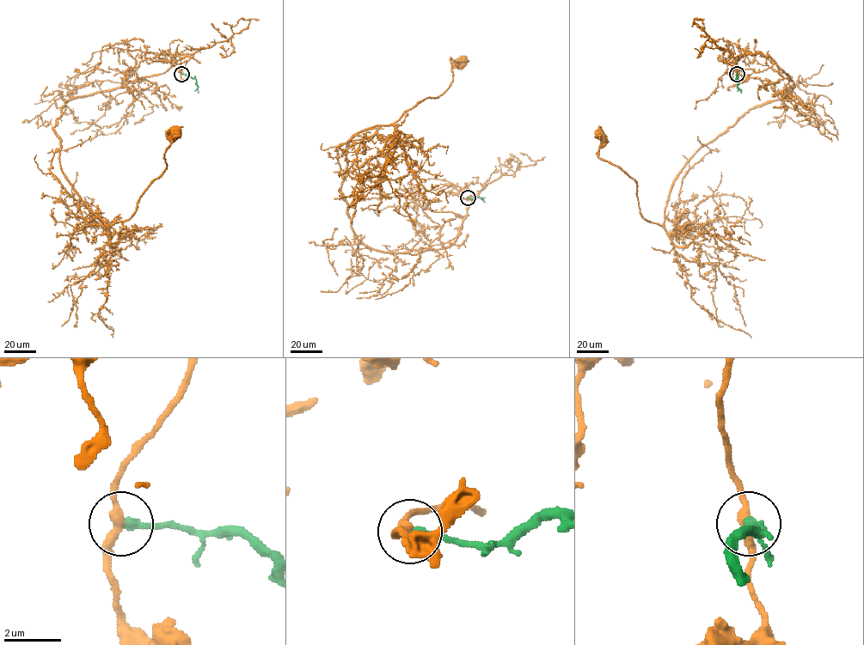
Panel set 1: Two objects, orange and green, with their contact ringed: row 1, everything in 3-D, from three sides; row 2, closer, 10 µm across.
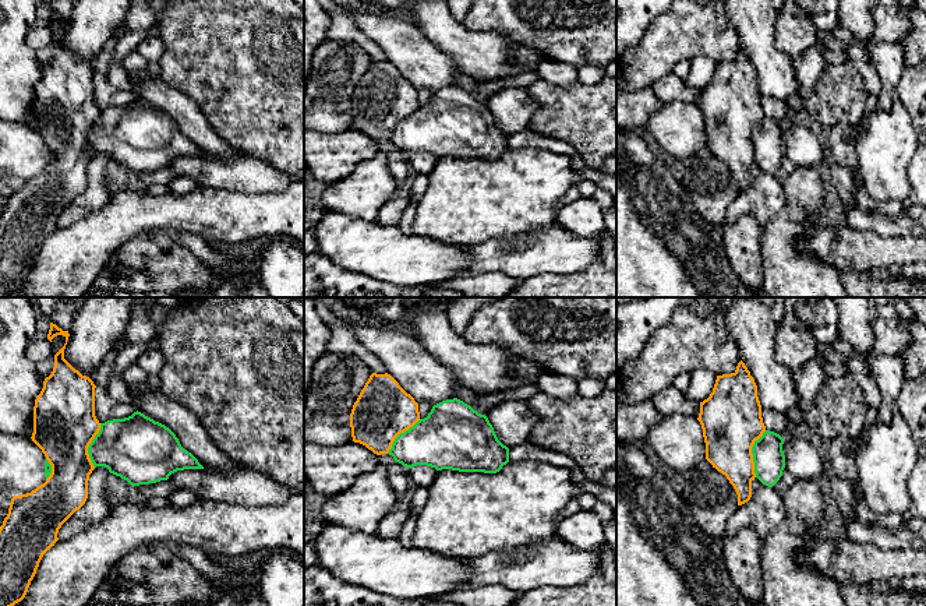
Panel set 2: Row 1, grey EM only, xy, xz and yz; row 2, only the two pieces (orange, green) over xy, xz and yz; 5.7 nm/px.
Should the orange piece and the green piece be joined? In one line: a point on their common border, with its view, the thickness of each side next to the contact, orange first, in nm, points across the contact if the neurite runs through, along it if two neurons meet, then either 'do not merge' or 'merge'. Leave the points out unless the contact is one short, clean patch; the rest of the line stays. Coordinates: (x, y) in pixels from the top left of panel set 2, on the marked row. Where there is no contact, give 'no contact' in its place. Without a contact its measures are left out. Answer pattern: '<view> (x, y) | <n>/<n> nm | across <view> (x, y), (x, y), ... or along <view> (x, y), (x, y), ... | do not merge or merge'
yz (752, 454) | 360/180 nm | do not merge

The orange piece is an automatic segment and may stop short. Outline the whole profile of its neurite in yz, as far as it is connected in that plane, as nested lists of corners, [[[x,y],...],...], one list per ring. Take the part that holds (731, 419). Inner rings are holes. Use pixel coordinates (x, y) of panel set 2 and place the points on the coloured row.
[[[742,360],[734,373],[717,376],[713,392],[700,402],[697,420],[703,429],[706,459],[734,486],[738,505],[747,503],[752,497],[752,480],[756,478],[752,447],[763,436],[766,426],[757,385]]]

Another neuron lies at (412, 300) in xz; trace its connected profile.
[[[406,297],[406,302],[409,304],[439,304],[439,306],[446,306],[446,303],[450,300],[452,297]]]

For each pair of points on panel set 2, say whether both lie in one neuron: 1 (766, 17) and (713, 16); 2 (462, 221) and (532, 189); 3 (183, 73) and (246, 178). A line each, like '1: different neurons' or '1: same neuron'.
1: different neurons
2: same neuron
3: different neurons

